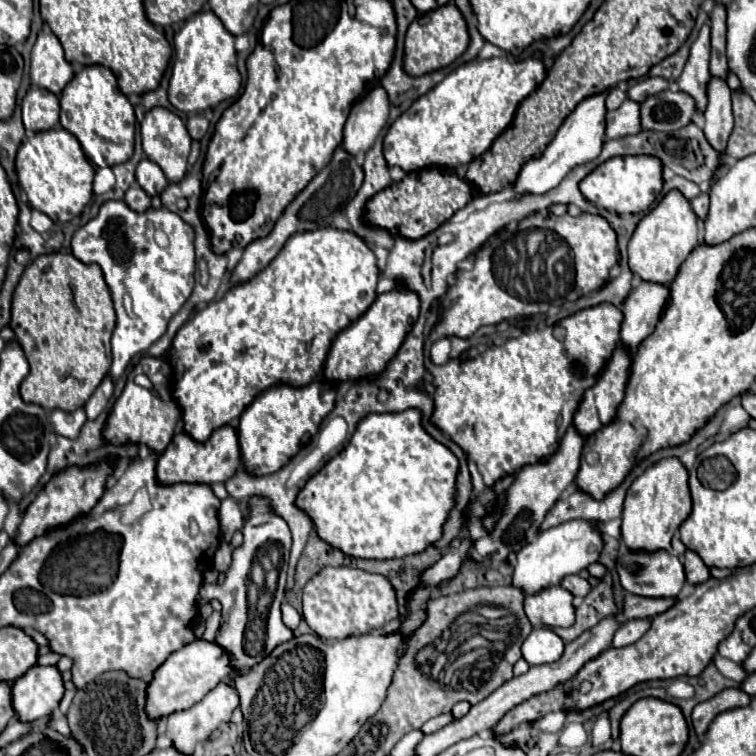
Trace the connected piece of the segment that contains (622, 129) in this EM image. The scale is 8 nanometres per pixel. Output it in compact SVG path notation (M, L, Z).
M629 98L617 108L605 114L605 138L625 138L631 134L639 134L639 104Z

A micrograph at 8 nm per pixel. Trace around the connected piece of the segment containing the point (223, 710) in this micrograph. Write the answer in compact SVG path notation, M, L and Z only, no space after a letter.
M219 682L201 702L197 702L195 706L187 708L187 710L181 710L181 712L173 712L165 718L165 724L167 724L167 736L173 740L175 748L183 754L193 754L193 748L197 742L201 740L207 740L207 736L219 728L221 724L229 722L233 710L239 706L239 694L237 690L227 682Z

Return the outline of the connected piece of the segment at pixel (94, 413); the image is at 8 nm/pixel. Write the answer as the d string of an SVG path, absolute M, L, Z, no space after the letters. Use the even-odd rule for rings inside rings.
M107 376L99 388L93 392L93 396L89 398L89 402L85 404L85 414L87 414L87 420L95 420L107 406L109 398L113 394L113 382L111 382L111 376Z

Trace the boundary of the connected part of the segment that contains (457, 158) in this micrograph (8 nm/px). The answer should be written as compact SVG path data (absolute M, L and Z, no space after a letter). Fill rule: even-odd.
M535 52L531 58L511 62L507 58L487 58L471 60L455 68L439 86L433 86L427 94L417 98L407 112L403 112L389 128L383 140L383 154L389 166L401 166L405 172L423 170L427 166L447 166L459 168L473 162L477 156L489 150L493 140L507 130L513 122L515 110L523 98L527 98L541 82L545 80L545 60L541 52Z

